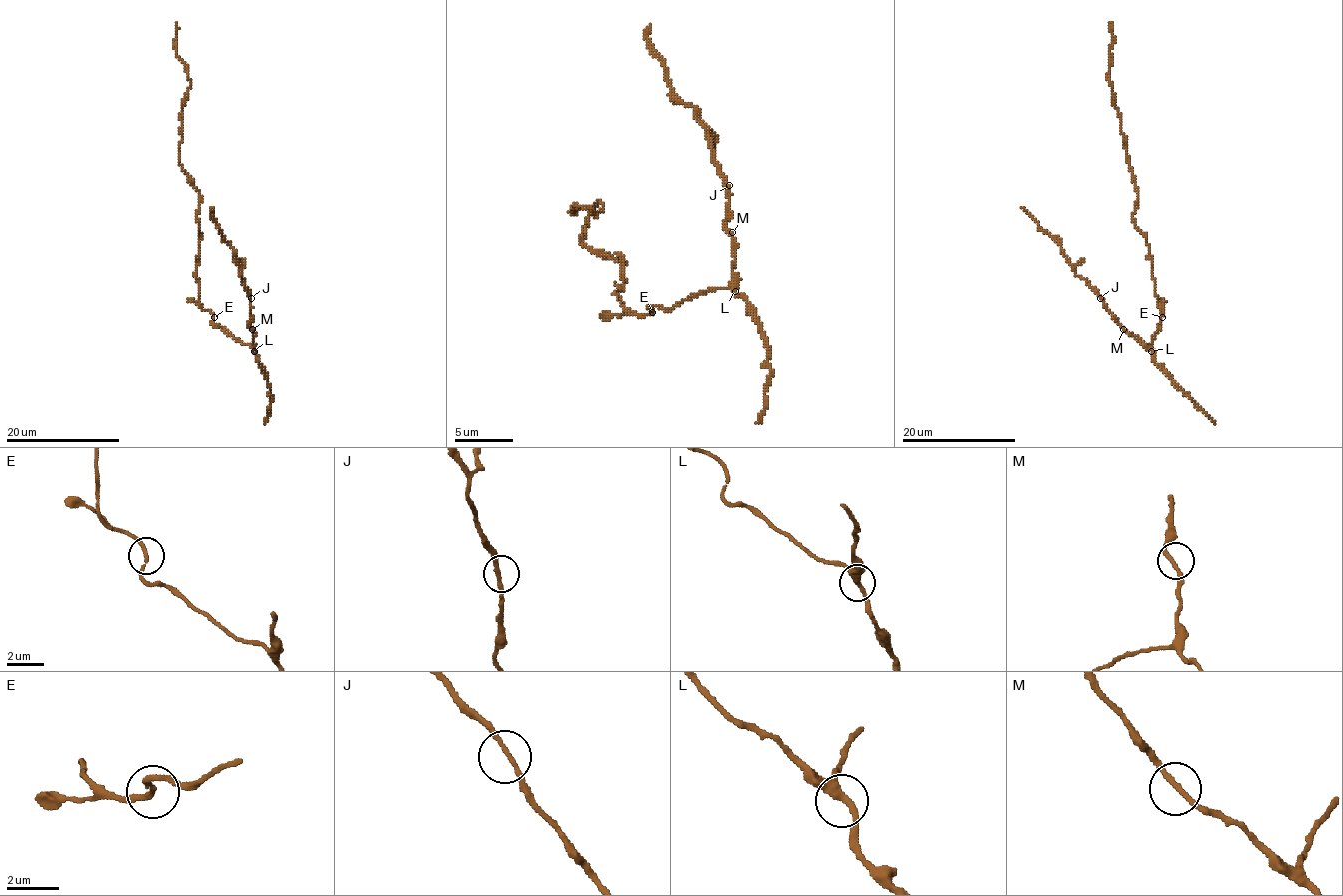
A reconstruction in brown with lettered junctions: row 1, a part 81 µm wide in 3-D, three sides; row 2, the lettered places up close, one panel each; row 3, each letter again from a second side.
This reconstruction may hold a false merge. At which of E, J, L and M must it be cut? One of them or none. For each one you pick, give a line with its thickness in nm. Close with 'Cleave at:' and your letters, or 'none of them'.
Cleave at: none of them

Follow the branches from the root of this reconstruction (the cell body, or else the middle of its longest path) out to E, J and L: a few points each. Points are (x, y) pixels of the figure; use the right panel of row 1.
E: (1156, 286), (1158, 305), (1163, 309), (1161, 318)
J: (1156, 286), (1163, 314), (1160, 328), (1150, 345), (1144, 345), (1130, 335), (1100, 298)
L: (1156, 286), (1163, 314), (1160, 328), (1150, 343), (1151, 351)

